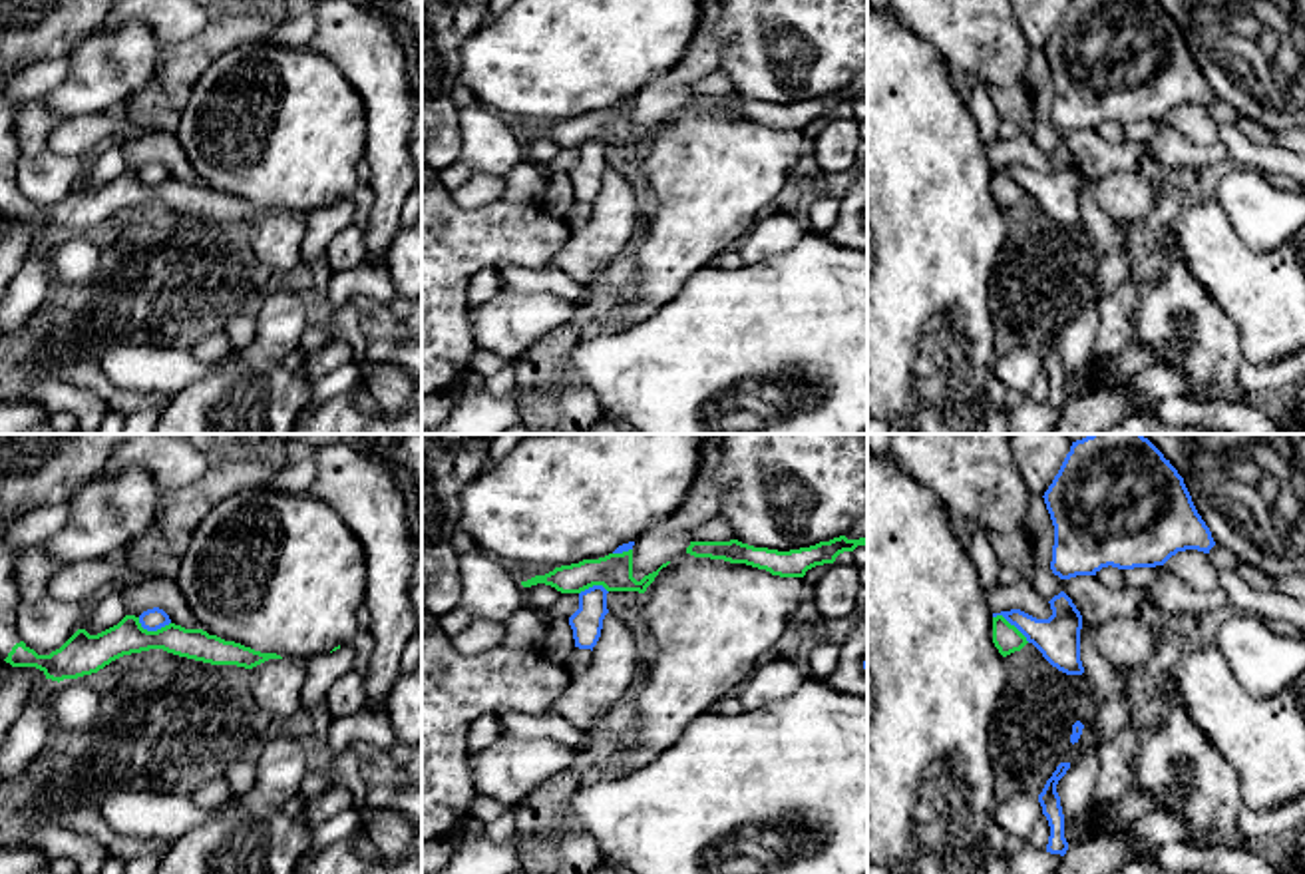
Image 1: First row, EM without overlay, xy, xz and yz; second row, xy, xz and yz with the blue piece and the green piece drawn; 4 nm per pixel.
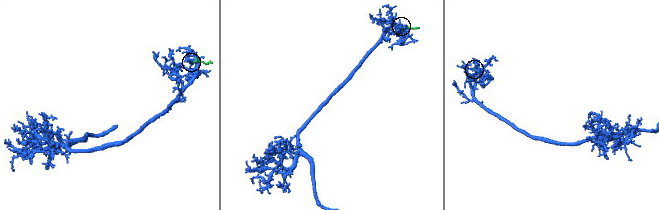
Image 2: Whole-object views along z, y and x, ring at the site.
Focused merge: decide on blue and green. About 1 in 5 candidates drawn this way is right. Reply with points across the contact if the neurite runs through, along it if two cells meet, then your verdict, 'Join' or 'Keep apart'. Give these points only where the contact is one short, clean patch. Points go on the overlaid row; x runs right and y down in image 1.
Boundary: xy (138, 618), (148, 630), (160, 630), (170, 622). Keep apart

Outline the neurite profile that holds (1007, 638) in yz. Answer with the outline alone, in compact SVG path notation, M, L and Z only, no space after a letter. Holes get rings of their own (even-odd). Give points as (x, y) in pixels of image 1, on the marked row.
M1003 615L993 617L993 643L1003 657L1021 651L1028 641Z

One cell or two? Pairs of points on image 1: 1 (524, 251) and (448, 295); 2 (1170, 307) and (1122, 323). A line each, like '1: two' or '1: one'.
1: one
2: two

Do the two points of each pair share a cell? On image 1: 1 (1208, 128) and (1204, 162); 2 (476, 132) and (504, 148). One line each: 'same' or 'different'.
1: different
2: same

